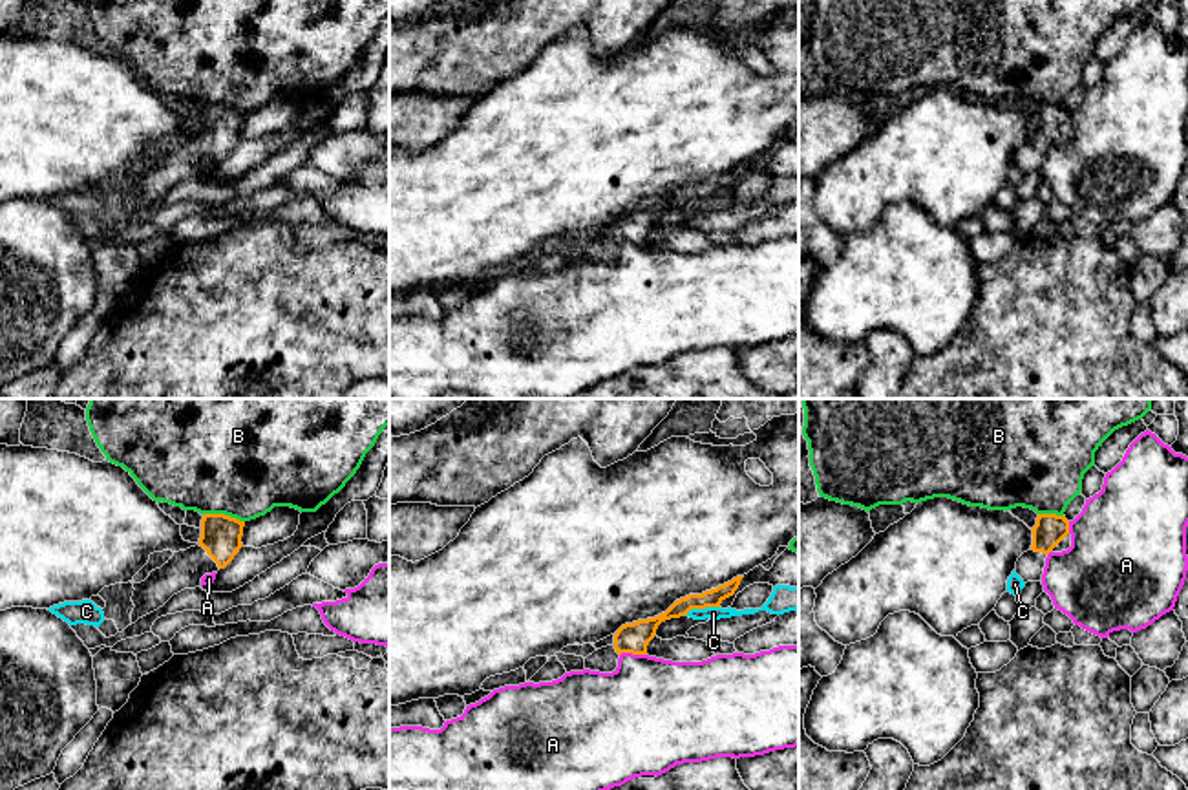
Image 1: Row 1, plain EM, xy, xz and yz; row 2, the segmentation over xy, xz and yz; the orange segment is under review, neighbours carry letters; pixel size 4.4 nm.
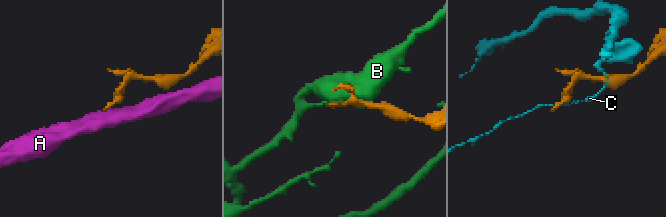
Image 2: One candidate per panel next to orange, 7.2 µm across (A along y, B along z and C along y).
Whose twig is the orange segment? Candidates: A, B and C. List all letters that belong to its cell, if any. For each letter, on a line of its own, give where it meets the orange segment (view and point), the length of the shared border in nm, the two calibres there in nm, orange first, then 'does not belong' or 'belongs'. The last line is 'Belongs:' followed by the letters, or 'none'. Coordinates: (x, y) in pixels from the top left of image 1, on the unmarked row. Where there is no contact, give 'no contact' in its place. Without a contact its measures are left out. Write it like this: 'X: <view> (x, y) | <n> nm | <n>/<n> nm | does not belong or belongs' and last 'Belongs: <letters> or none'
A: xz (633, 244) | 120 nm | 130/440 nm | does not belong
B: xy (223, 105) | 180 nm | 180/480 nm | does not belong
C: xz (700, 198) | 170 nm | 80/60 nm | does not belong
Belongs: none

